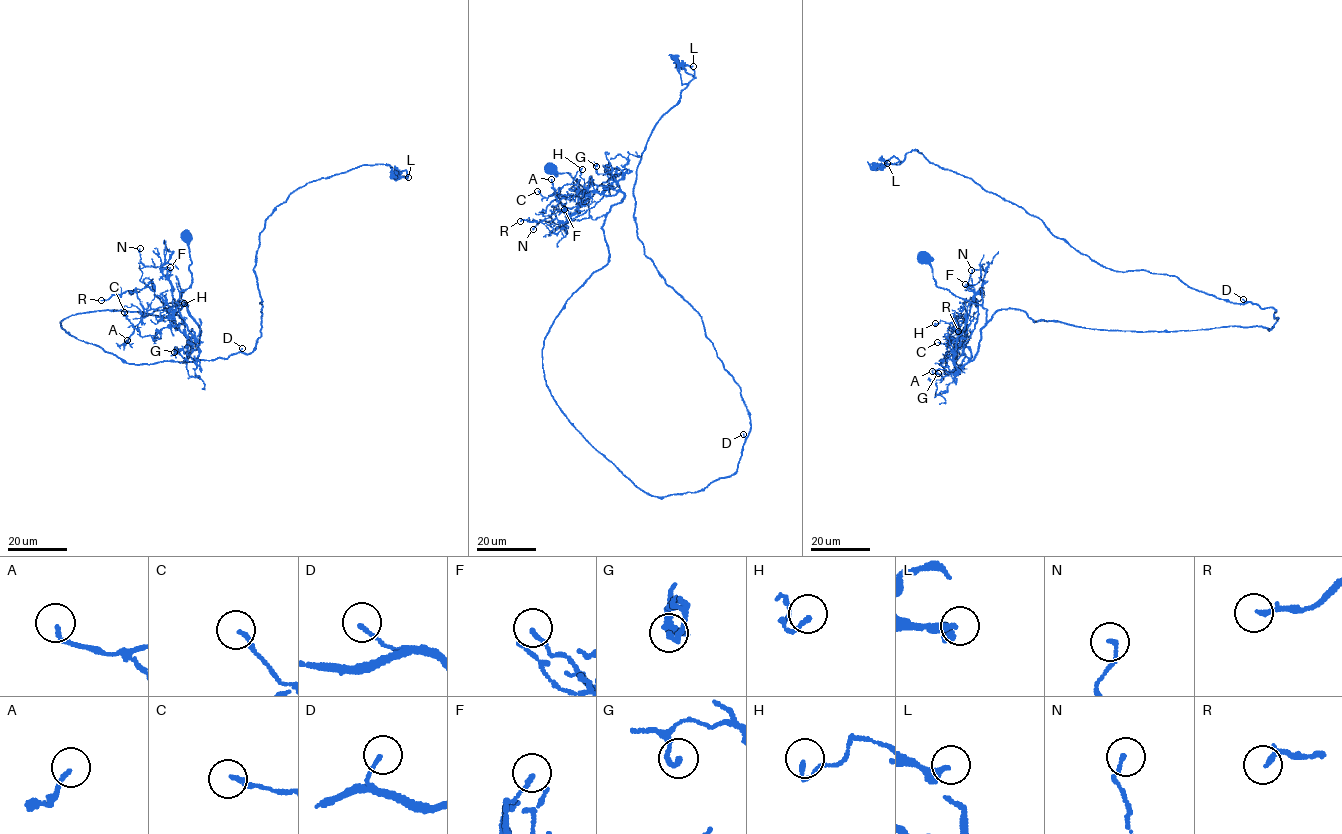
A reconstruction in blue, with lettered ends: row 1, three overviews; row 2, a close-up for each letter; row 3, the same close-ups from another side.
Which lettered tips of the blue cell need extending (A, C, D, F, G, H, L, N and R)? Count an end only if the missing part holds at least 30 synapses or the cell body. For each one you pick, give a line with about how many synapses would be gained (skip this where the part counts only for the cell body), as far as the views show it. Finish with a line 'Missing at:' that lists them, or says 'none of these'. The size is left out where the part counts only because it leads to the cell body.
Missing at: none of these

